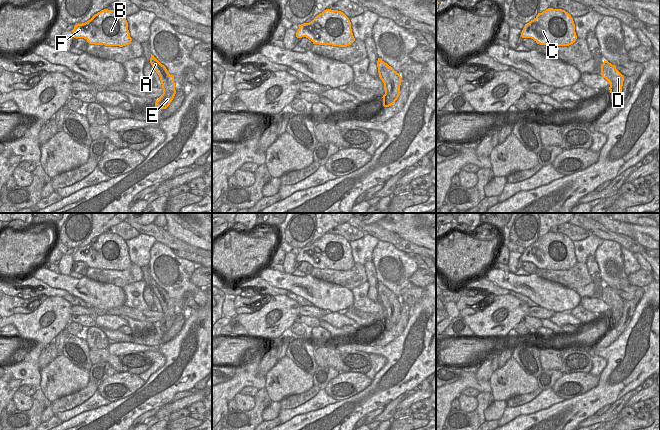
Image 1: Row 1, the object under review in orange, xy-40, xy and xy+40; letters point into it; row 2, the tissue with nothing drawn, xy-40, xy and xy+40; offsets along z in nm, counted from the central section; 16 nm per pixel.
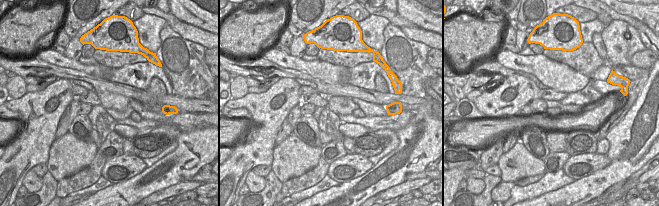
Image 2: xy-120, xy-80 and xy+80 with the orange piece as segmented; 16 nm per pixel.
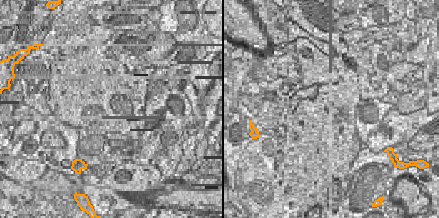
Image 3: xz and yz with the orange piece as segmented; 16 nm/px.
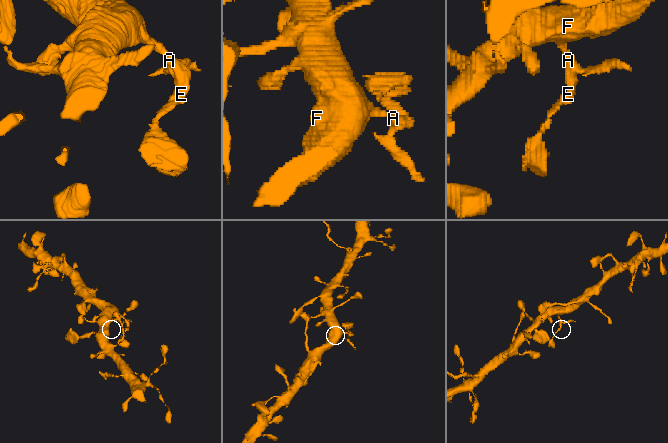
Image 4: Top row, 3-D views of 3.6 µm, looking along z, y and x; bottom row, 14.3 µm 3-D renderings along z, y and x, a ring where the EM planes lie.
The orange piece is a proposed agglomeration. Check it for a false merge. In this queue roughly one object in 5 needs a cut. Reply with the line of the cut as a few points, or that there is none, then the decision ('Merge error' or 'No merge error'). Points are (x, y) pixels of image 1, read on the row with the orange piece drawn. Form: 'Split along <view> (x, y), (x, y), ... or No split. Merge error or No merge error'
No split. No merge error

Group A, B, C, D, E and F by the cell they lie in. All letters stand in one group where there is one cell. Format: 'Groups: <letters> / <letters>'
Groups: A B C D E F

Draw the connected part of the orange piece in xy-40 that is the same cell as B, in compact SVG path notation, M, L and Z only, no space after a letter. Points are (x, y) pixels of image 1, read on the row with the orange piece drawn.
M104 9L85 23L75 25L74 38L84 38L89 44L123 47L131 43L125 16L117 10Z

